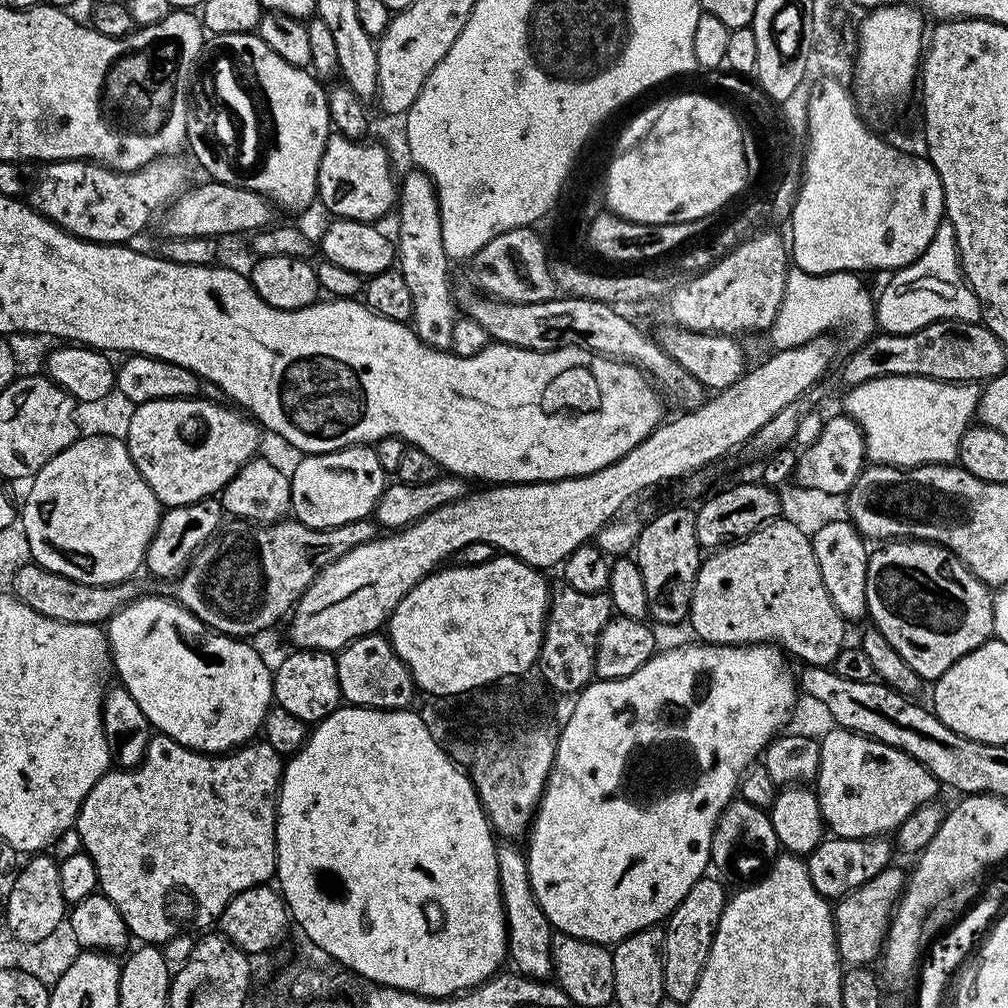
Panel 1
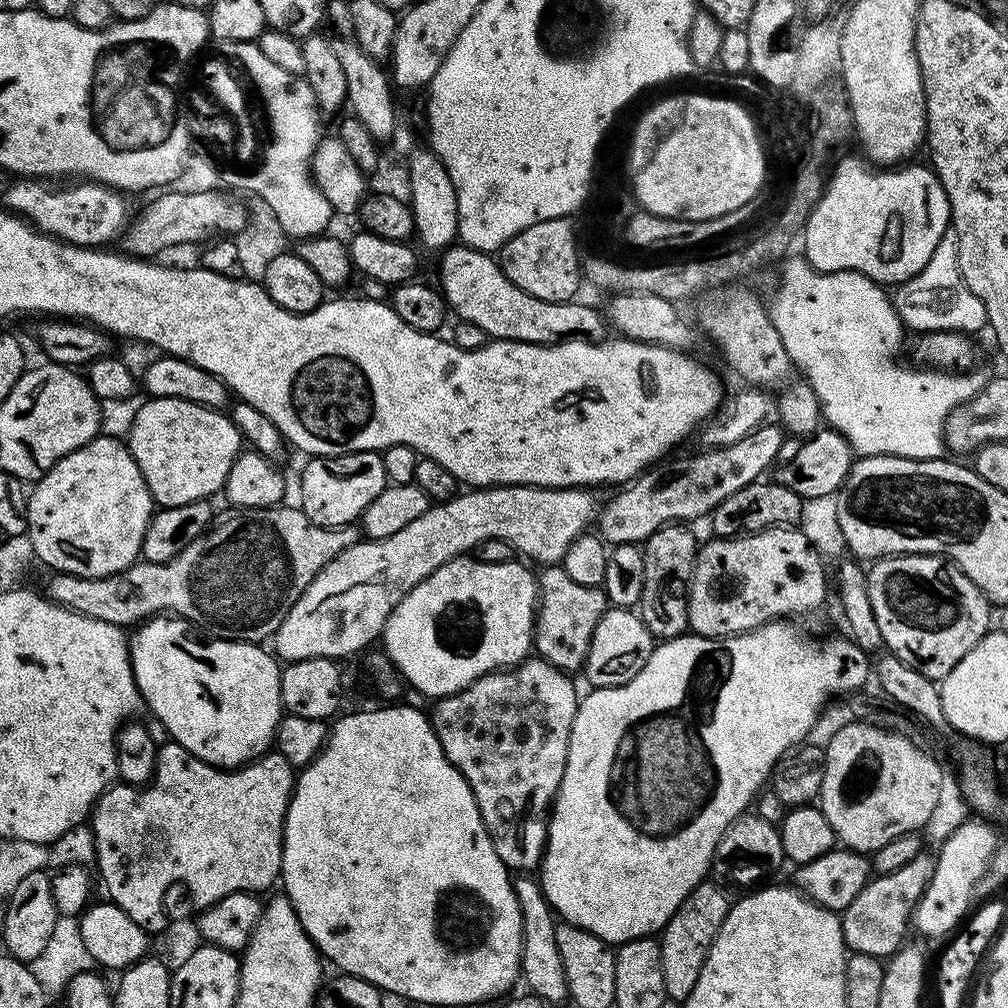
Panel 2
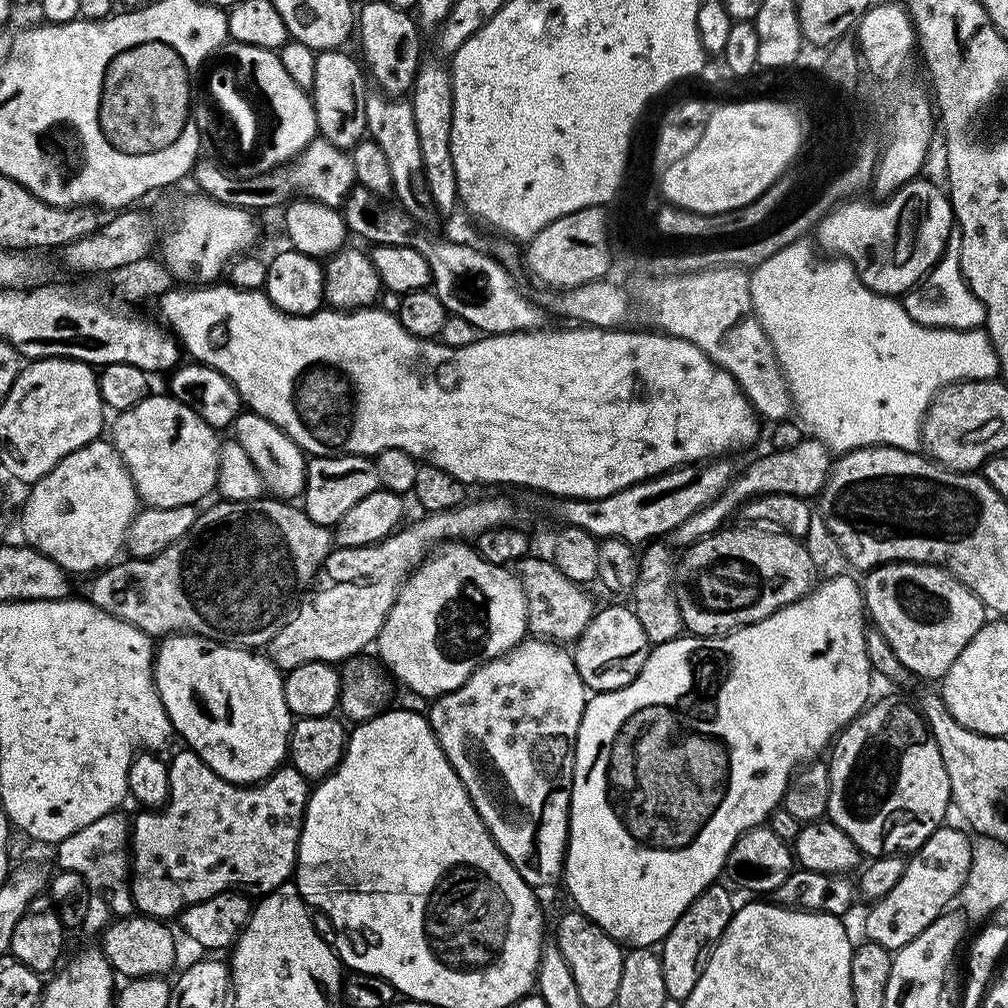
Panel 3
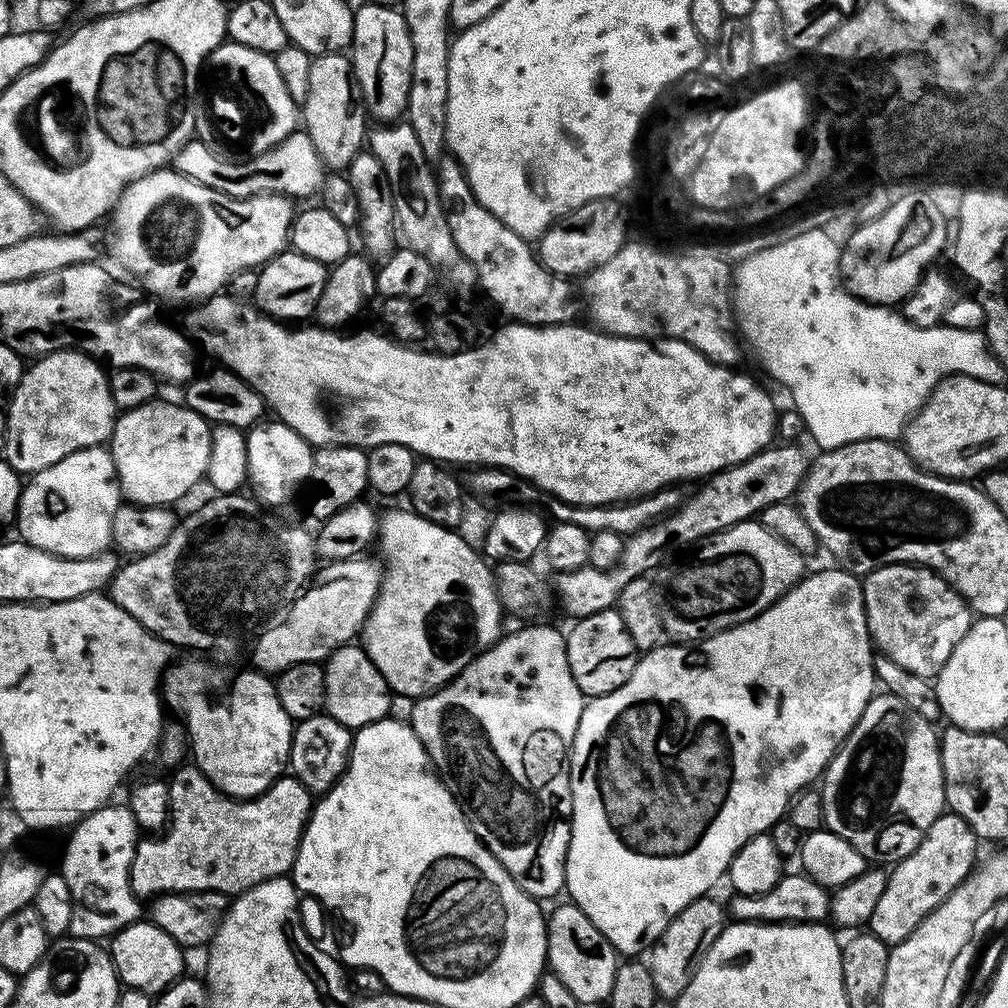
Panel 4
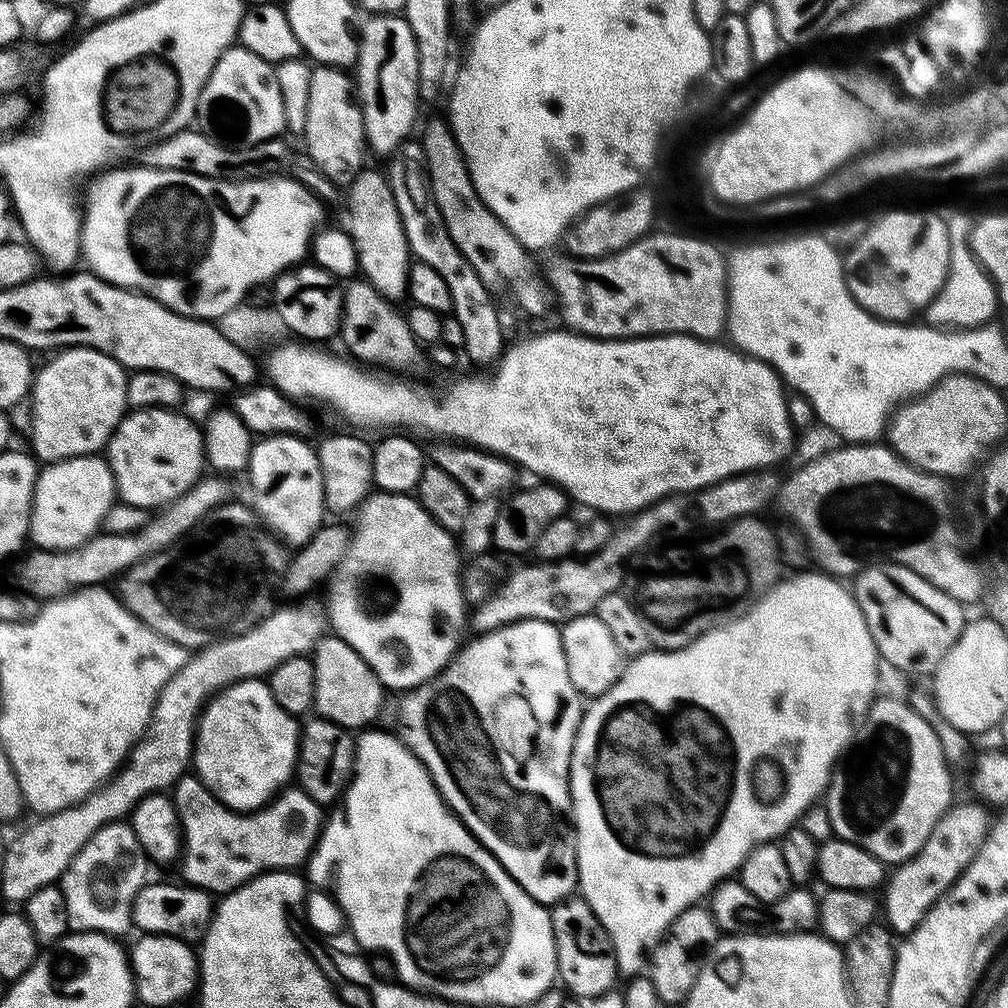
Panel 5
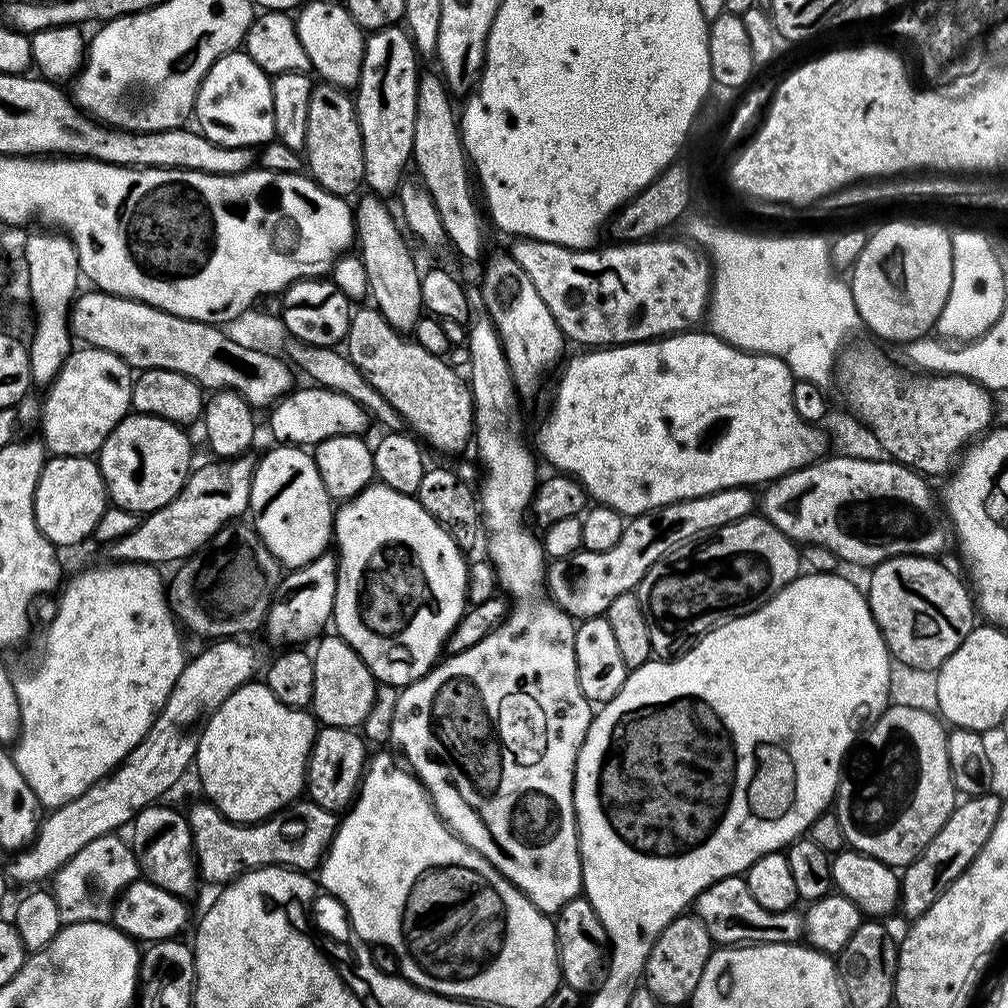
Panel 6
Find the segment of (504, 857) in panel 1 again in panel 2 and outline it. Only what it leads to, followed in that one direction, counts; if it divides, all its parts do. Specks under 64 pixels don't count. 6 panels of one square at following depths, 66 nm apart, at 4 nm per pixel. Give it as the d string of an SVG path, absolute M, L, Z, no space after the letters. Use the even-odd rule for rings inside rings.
M520 874L515 877L516 896L520 899L523 922L523 958L520 960L521 977L525 980L527 988L534 996L549 1005L567 1001L568 983L566 982L565 967L562 966L562 958L558 953L555 941L557 917L548 900L544 897L539 883L532 880L528 874Z

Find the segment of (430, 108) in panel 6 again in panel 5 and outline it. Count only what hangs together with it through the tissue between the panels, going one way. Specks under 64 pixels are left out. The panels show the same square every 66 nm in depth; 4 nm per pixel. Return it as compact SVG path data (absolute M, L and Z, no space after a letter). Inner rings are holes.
M432 120L424 128L424 160L428 163L428 176L432 179L431 199L444 219L454 246L458 246L466 262L474 266L478 278L482 278L493 293L499 294L503 288L508 288L513 302L526 315L546 315L550 289L545 277L536 276L536 268L528 257L531 256L529 249L524 248L518 238L514 238L514 234L510 234L510 230L506 230L500 219L480 201L456 139L452 137L449 125L440 120Z

